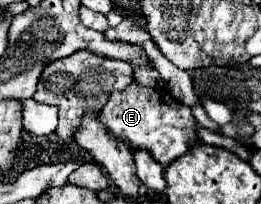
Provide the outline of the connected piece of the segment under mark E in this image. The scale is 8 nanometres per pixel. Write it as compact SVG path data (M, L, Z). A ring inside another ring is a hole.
M132 84L122 92L114 92L110 94L106 106L98 112L98 118L116 138L128 144L132 152L148 150L162 166L168 166L172 160L180 158L192 148L192 142L200 140L196 130L198 122L192 110L160 88L138 88Z

